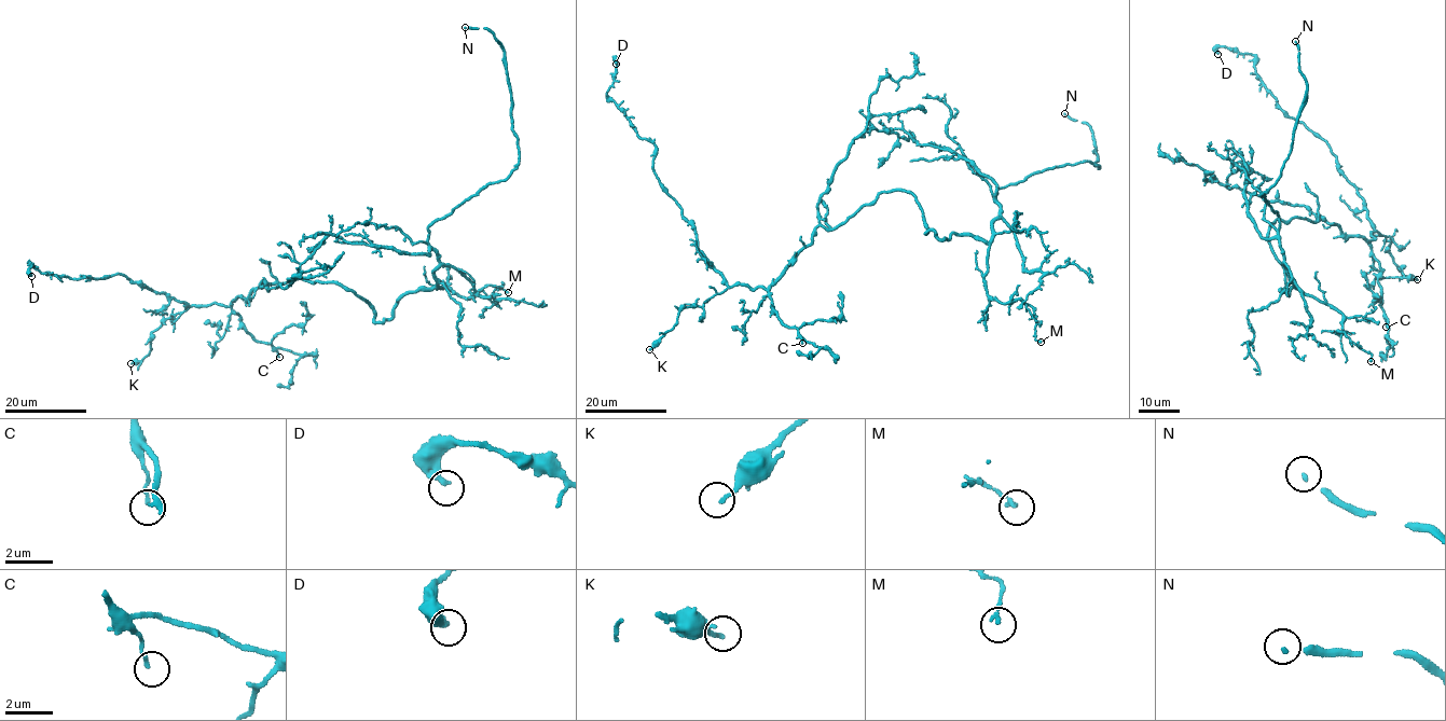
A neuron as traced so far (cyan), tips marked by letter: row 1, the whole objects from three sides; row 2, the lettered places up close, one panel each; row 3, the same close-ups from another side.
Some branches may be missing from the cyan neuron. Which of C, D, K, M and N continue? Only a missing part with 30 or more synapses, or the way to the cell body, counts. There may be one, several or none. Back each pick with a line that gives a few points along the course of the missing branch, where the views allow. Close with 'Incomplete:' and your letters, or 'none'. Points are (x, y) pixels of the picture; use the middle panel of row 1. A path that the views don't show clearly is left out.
N: course (1064, 113), (1047, 99), (1047, 91), (1047, 96)
Incomplete: N

